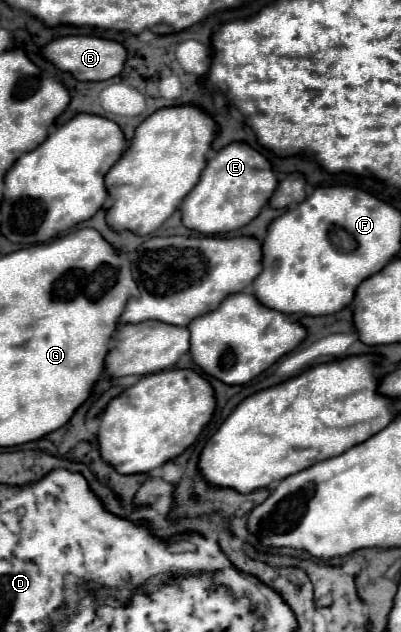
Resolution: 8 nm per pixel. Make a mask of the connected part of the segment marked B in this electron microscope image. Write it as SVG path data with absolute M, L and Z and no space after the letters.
M73 35L73 37L59 37L53 43L49 43L43 51L43 55L55 63L57 69L73 73L79 81L105 81L111 77L117 77L127 61L127 49L109 39L101 37L89 37L89 35Z

